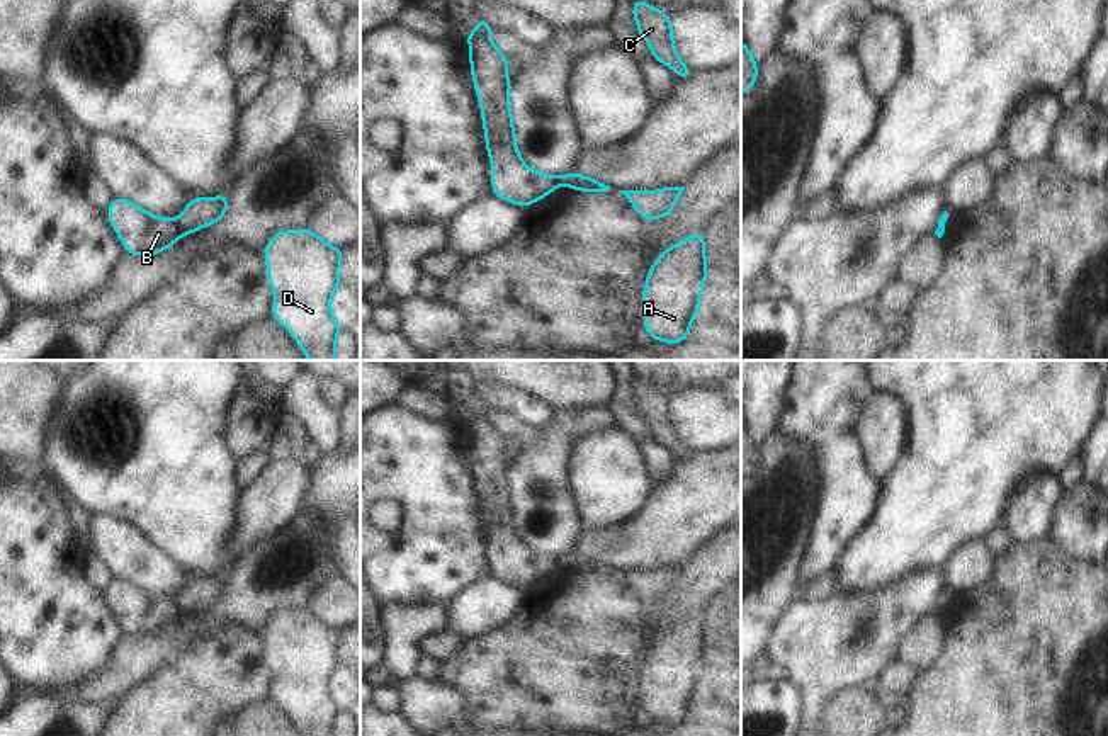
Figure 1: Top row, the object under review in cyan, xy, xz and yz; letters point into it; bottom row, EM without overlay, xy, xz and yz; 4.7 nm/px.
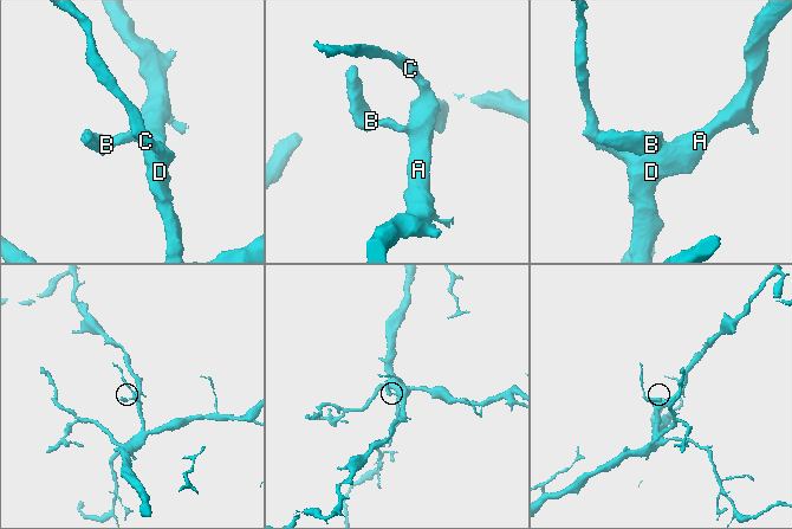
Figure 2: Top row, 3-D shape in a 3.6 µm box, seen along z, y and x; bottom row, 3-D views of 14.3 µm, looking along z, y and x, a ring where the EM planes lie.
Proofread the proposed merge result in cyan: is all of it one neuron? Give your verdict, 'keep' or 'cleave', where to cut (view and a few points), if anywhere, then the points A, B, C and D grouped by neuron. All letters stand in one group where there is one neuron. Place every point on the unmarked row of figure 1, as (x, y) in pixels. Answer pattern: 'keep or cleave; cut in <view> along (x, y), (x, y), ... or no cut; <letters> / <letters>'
cleave; cut in xy along (179, 600), (184, 612); A C D / B

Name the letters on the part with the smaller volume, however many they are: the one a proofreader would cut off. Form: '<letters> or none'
B

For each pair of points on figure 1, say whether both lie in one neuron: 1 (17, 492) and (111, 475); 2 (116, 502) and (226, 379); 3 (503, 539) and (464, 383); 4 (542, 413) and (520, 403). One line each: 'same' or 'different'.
1: different
2: same
3: same
4: same

